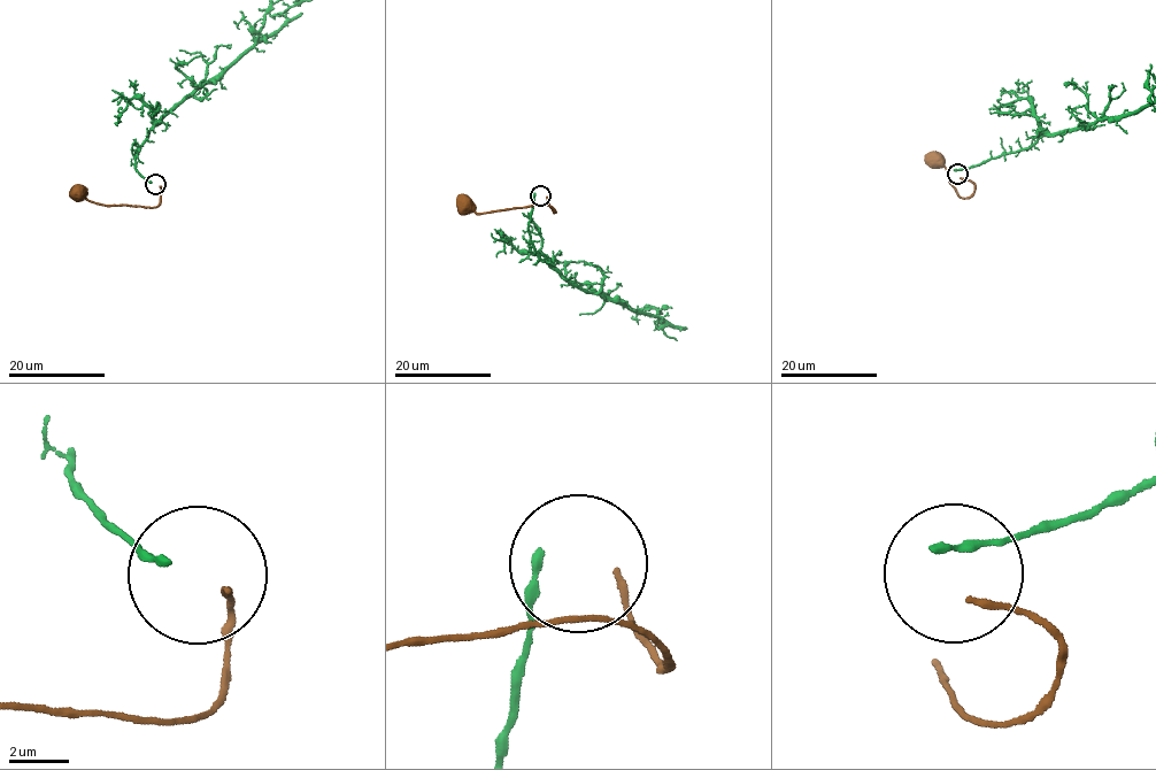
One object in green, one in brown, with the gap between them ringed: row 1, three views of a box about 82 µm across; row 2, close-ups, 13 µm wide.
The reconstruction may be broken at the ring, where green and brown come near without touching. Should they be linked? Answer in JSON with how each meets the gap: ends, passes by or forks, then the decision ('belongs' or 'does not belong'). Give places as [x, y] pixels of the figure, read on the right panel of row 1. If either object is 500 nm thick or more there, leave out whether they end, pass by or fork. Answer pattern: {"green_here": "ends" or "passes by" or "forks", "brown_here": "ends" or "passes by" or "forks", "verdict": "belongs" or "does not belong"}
{"green_here": "ends", "brown_here": "ends", "verdict": "belongs"}

